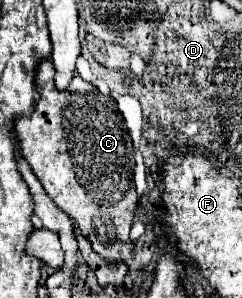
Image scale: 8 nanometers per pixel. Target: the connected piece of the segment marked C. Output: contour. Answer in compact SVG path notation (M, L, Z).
M43 60L37 68L37 90L41 94L33 116L25 120L17 120L17 138L21 140L21 154L29 162L31 170L43 184L45 192L51 200L69 214L81 234L93 244L93 250L109 260L121 262L135 256L135 242L129 236L129 230L135 220L135 210L139 202L139 194L135 190L133 168L135 168L135 148L125 126L125 120L115 104L115 100L103 96L97 88L87 84L81 76L73 78L69 92L57 92L53 86L53 62Z

